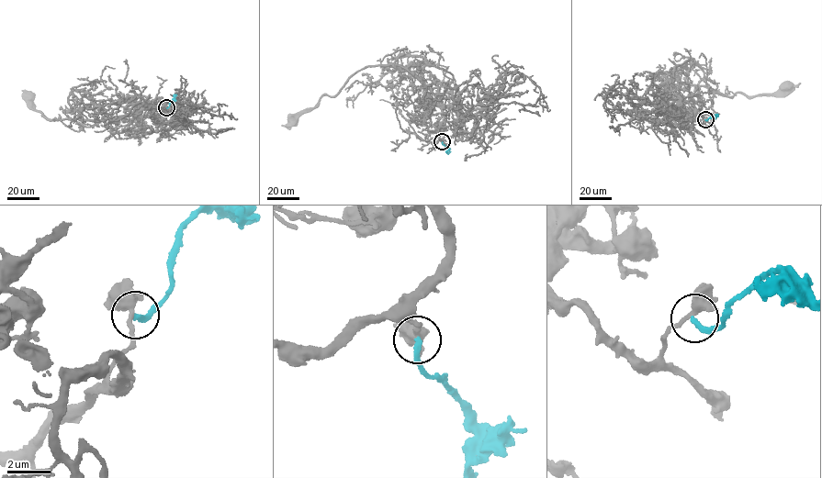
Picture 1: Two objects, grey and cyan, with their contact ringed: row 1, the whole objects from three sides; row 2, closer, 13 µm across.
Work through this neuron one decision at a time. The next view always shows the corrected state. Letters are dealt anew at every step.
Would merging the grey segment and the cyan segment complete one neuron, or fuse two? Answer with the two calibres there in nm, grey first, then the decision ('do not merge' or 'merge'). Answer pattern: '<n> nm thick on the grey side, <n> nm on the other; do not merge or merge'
440 nm thick on the grey side, 240 nm on the other; do not merge

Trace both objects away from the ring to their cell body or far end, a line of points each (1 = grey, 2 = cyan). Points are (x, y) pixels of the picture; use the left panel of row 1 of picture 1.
1: (166, 107), (164, 113), (156, 109), (138, 110), (98, 120), (55, 117), (52, 120), (31, 107), (28, 97)
2: (166, 107), (176, 94)

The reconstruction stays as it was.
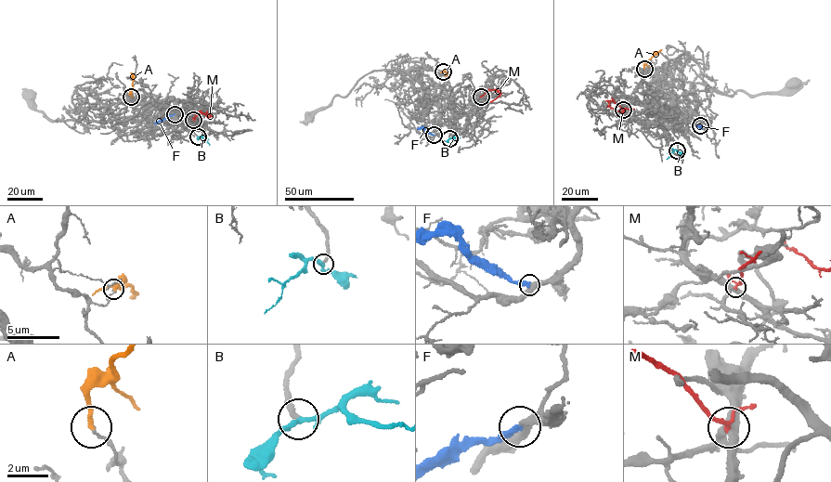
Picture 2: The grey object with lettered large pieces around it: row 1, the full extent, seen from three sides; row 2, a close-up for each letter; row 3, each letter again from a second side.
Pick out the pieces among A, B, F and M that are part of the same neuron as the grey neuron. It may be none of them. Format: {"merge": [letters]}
{"merge": ["B"]}

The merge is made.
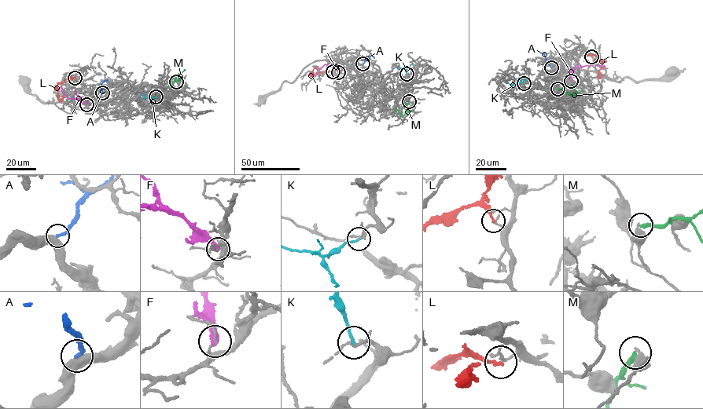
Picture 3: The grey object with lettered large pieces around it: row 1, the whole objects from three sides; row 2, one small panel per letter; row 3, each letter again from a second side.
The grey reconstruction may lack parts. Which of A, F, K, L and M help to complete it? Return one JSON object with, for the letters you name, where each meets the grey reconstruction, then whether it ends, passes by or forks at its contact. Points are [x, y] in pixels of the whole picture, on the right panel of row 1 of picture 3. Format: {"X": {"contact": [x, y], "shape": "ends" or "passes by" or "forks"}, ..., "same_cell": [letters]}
{"K": {"contact": [524, 83], "shape": "ends"}, "same_cell": ["K"]}

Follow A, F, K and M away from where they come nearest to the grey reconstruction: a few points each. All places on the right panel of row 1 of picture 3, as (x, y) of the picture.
A: (551, 67), (546, 53)
F: (571, 81), (570, 71), (579, 66), (591, 64), (603, 65), (605, 67)
K: (524, 83), (510, 84), (506, 82)
M: (557, 89), (572, 86), (578, 93), (573, 96)

